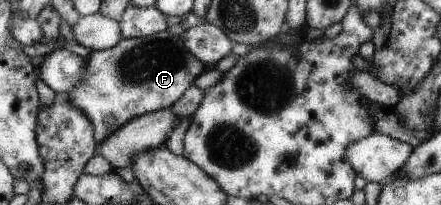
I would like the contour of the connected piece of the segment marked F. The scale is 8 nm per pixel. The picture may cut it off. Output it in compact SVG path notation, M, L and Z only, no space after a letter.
M167 30L138 38L121 38L112 48L91 50L85 57L86 66L82 73L82 80L63 99L69 100L71 106L86 116L94 127L96 147L104 142L108 135L116 132L124 123L134 120L141 114L151 113L165 108L171 108L185 90L193 85L192 81L200 76L207 66L193 54L189 53L181 36L171 35Z

